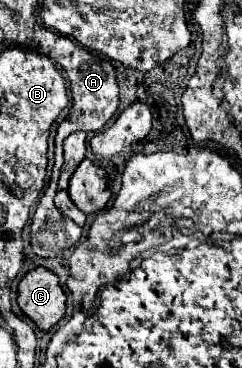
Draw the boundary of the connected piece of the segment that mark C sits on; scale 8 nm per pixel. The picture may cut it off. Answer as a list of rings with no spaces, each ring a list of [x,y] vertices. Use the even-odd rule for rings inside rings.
[[[43,267],[29,271],[21,279],[17,303],[41,331],[49,331],[65,315],[65,293],[59,279]]]

